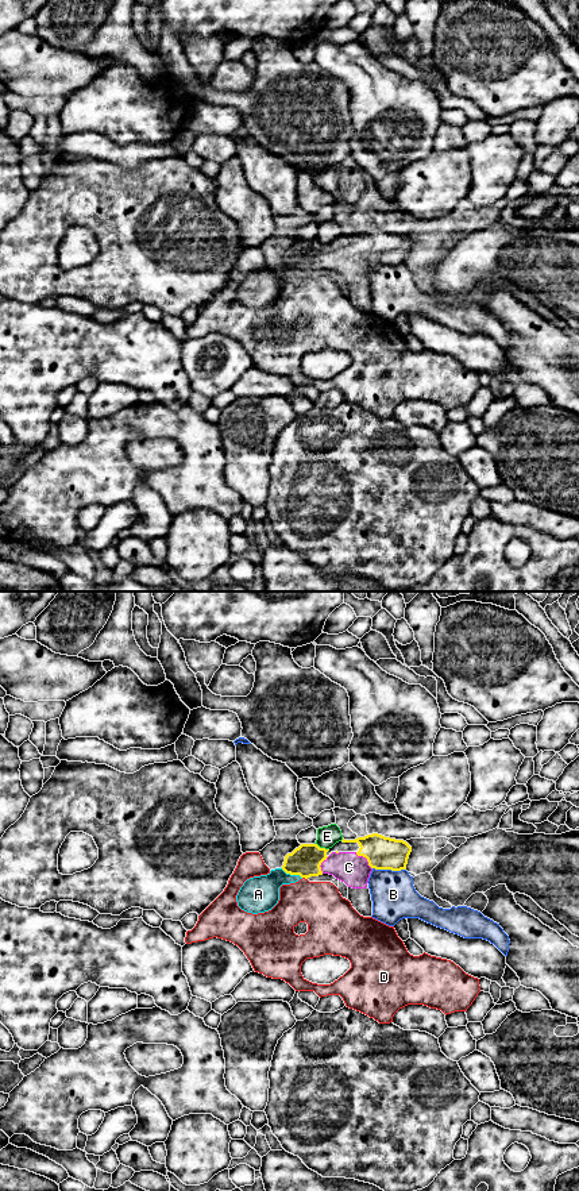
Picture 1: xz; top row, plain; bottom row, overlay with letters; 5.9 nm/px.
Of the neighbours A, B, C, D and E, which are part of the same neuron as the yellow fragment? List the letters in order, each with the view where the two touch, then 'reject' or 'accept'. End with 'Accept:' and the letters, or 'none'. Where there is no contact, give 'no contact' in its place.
A: contact in xz; accept
B: contact in xz; reject
C: contact in xz; accept
D: contact in xz; reject
E: contact in xz; reject
Accept: A, C

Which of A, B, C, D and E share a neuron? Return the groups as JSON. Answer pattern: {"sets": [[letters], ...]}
{"sets": [["A", "C"], ["B"], ["D"], ["E"]]}

